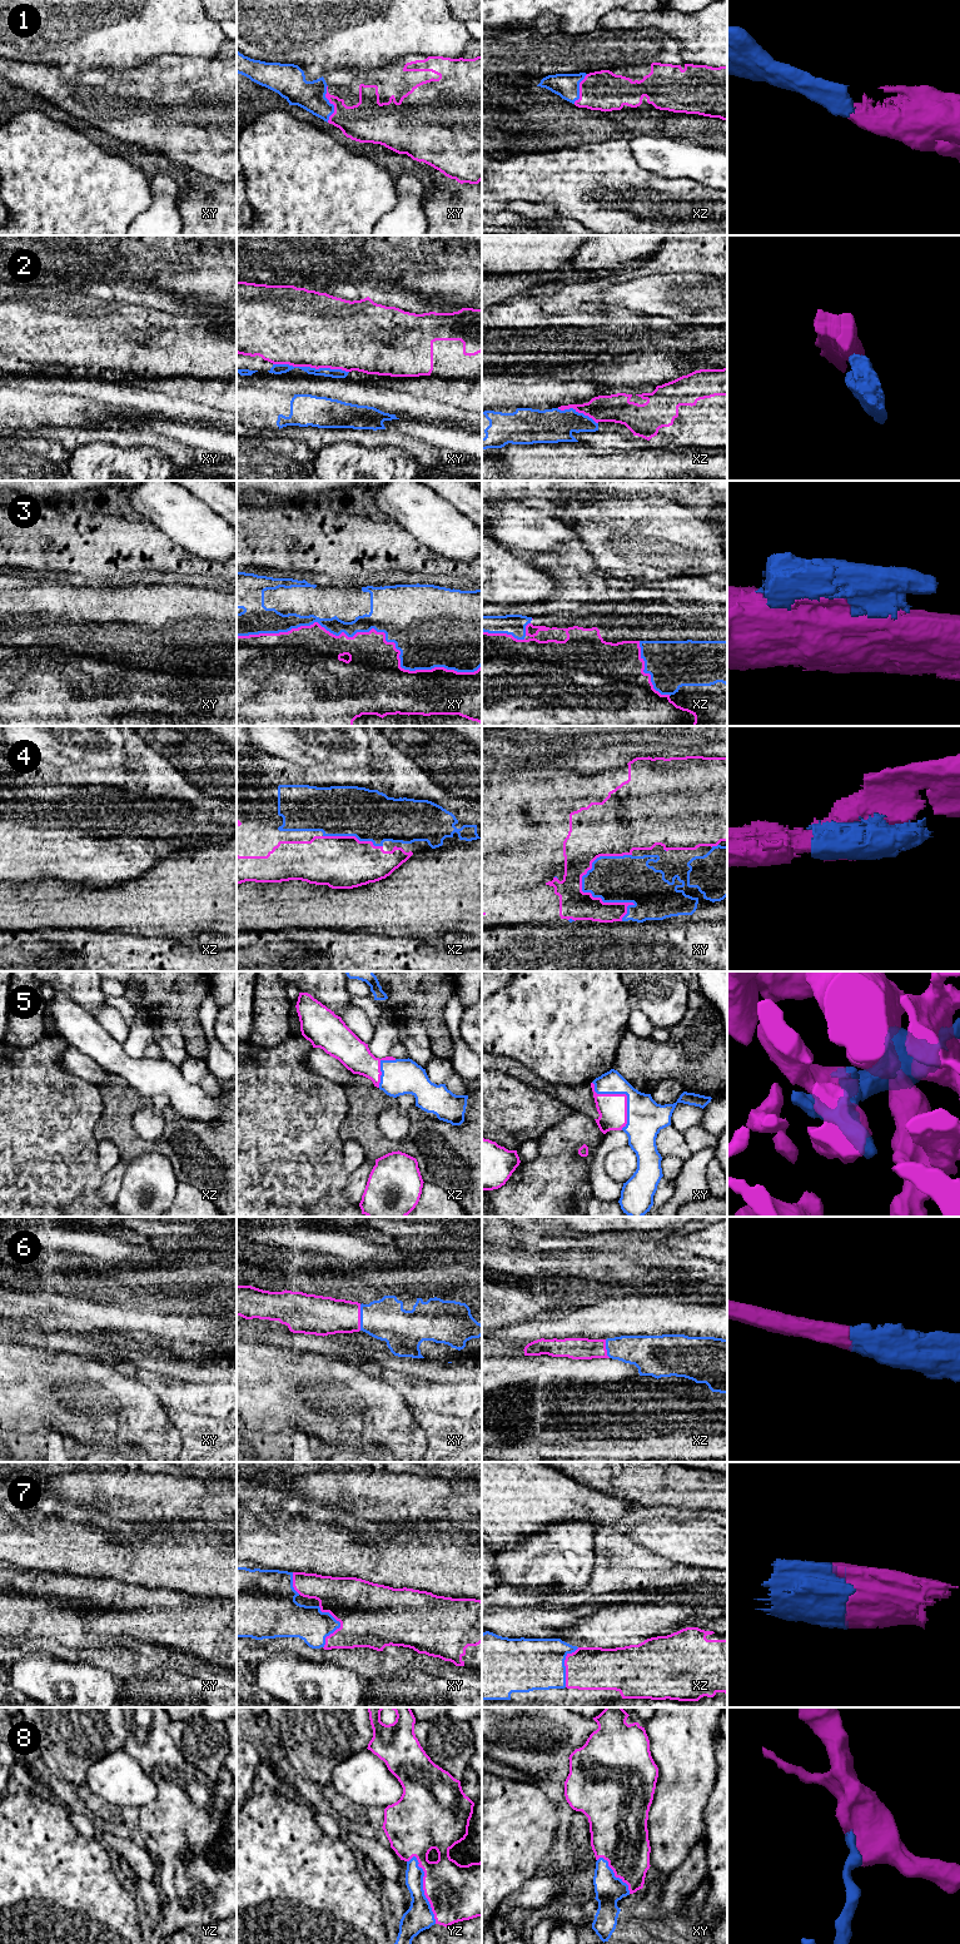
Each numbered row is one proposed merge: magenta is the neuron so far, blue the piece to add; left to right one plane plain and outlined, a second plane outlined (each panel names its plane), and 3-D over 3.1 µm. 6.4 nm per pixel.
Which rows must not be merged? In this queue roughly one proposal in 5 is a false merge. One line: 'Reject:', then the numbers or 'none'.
Reject: 2, 3

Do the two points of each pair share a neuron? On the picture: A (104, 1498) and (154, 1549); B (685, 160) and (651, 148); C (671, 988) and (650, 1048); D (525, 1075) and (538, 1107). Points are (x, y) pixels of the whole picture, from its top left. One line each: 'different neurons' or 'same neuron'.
A: different neurons
B: same neuron
C: different neurons
D: different neurons

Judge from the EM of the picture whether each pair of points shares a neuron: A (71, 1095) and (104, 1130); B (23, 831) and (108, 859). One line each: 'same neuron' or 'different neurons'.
A: different neurons
B: same neuron

